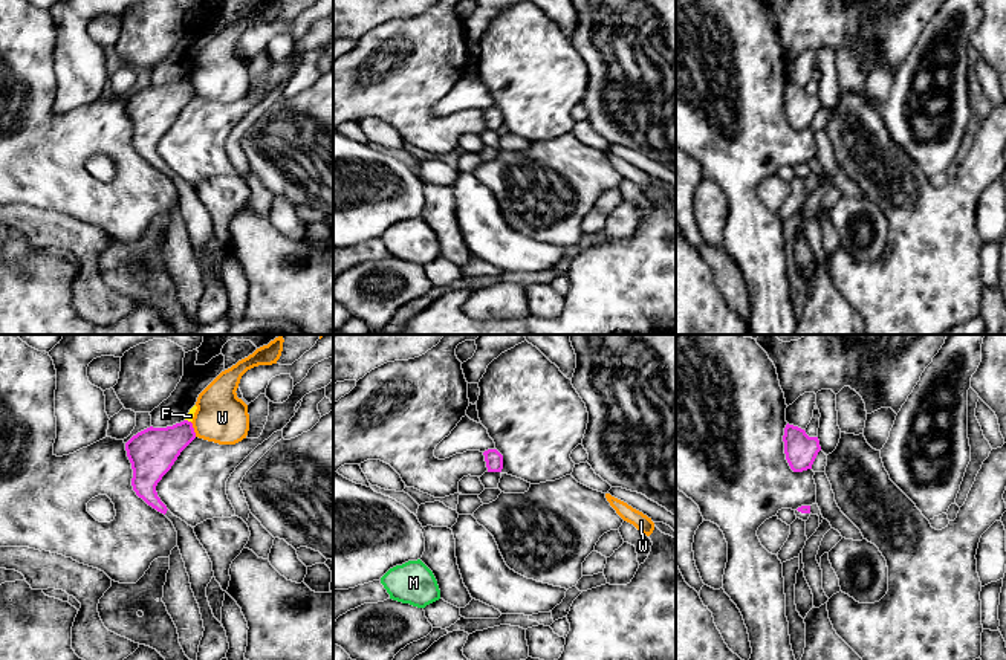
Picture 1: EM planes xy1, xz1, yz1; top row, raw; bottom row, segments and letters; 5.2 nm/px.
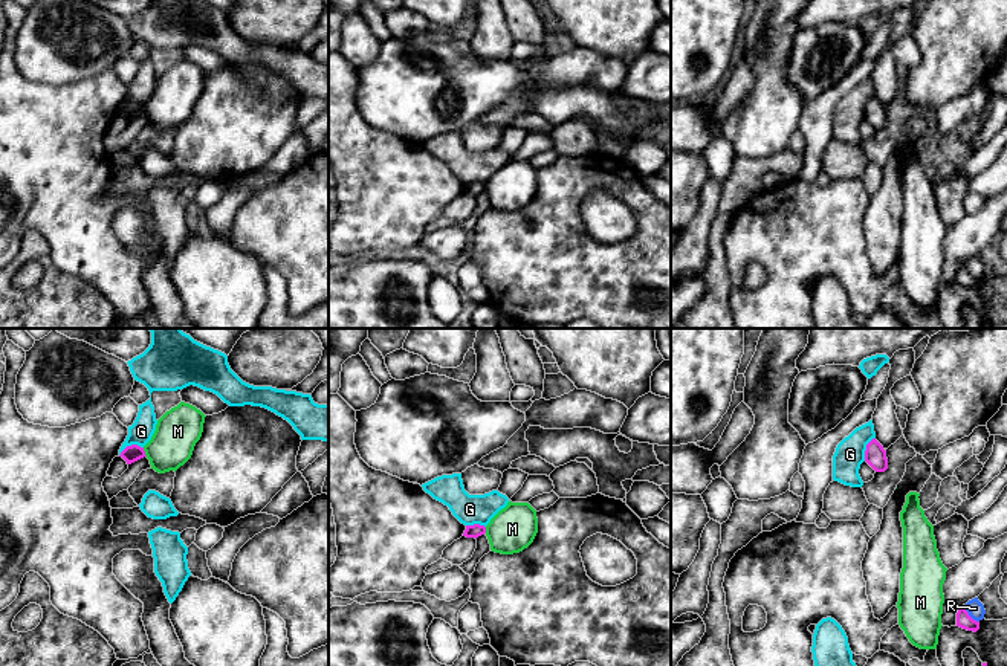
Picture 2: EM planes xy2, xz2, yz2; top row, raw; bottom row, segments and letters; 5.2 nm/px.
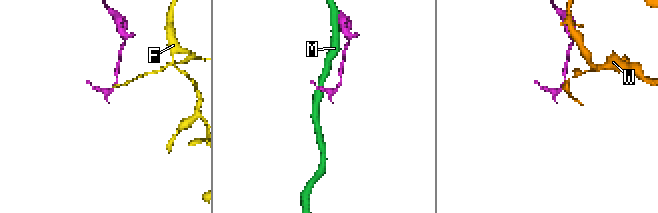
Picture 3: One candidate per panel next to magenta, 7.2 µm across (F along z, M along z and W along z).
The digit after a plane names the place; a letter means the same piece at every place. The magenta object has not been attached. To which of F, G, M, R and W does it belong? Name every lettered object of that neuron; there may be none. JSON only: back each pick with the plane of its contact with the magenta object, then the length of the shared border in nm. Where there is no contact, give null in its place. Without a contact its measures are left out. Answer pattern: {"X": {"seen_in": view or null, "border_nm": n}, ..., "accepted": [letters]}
{"accepted": []}

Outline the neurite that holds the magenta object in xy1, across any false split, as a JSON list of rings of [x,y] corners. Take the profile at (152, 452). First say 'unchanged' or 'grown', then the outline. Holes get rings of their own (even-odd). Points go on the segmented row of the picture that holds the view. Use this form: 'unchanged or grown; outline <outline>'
grown; outline [[[183,420],[173,426],[150,426],[138,432],[125,443],[125,451],[133,469],[133,490],[148,506],[164,513],[177,532],[177,547],[185,562],[191,590],[199,603],[205,628],[197,660],[222,660],[226,657],[229,643],[226,631],[214,617],[206,597],[206,587],[214,576],[213,562],[197,539],[194,529],[174,516],[156,492],[157,483],[194,438],[196,432],[193,423]]]

